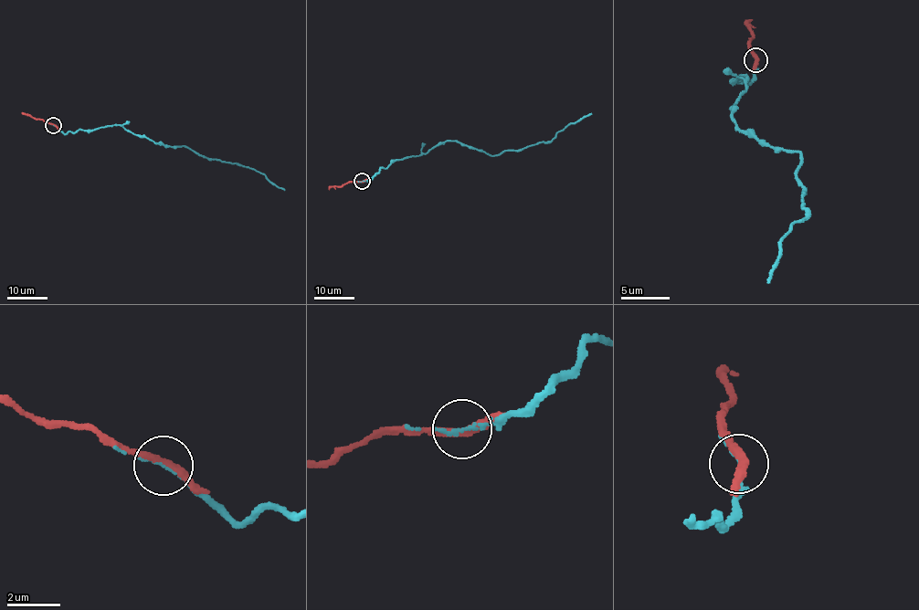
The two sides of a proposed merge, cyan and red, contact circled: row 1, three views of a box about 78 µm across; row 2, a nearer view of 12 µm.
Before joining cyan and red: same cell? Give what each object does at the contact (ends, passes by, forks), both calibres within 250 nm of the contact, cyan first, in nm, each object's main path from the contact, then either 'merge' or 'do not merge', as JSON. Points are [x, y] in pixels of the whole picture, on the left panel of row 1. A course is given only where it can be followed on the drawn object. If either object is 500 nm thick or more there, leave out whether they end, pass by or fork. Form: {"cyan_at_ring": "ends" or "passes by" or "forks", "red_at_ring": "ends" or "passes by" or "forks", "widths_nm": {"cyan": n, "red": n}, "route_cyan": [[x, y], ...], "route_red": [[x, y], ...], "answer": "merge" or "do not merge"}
{"cyan_at_ring": "ends", "red_at_ring": "passes by", "widths_nm": {"cyan": 130, "red": 280}, "route_cyan": [[53, 125], [64, 133], [121, 125], [134, 135], [167, 146], [184, 146], [206, 158], [259, 172], [285, 190]], "route_red": [[53, 125], [21, 113]], "answer": "merge"}

